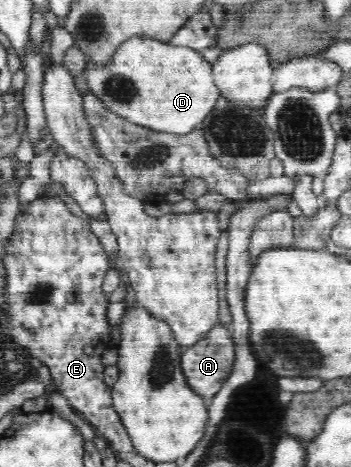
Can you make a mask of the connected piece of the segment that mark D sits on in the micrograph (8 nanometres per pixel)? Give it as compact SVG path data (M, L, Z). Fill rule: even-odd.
M133 36L121 44L105 64L88 64L84 72L89 91L102 100L107 110L157 132L186 135L203 122L214 108L220 90L214 83L212 64L197 49L179 47L154 38Z

